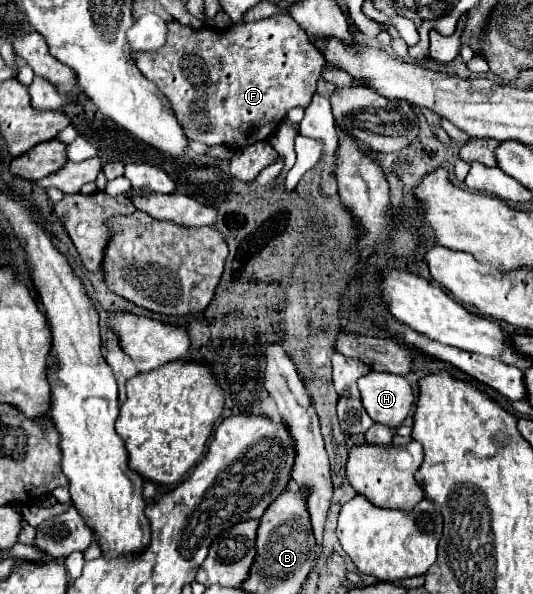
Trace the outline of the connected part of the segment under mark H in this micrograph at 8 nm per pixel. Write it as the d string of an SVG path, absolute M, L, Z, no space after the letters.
M369 371L359 379L363 407L375 423L399 427L413 407L413 389L405 377Z

